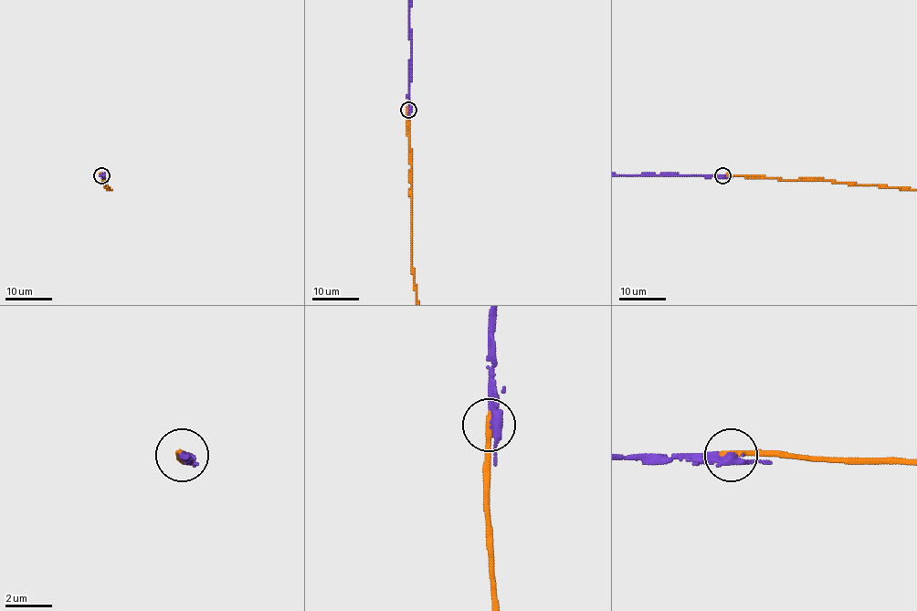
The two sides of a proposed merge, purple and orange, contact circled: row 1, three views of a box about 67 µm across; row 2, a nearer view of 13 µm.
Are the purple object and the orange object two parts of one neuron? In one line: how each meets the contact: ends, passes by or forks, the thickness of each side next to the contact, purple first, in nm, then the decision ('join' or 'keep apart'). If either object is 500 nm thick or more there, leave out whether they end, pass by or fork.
purple passes by | orange ends | 320/280 nm | join

